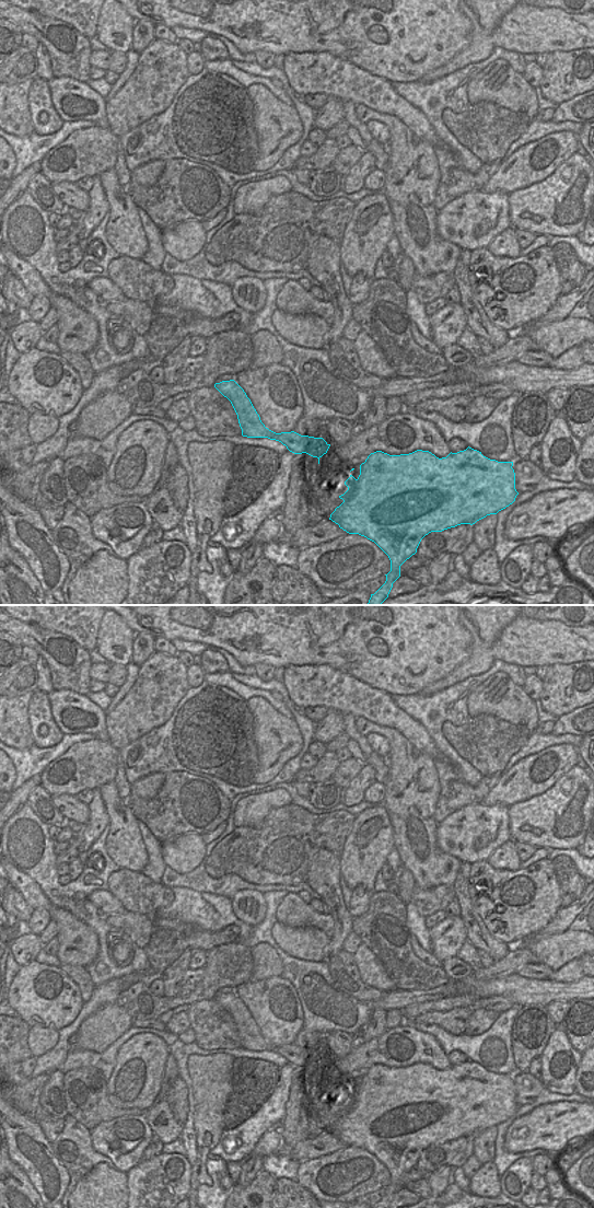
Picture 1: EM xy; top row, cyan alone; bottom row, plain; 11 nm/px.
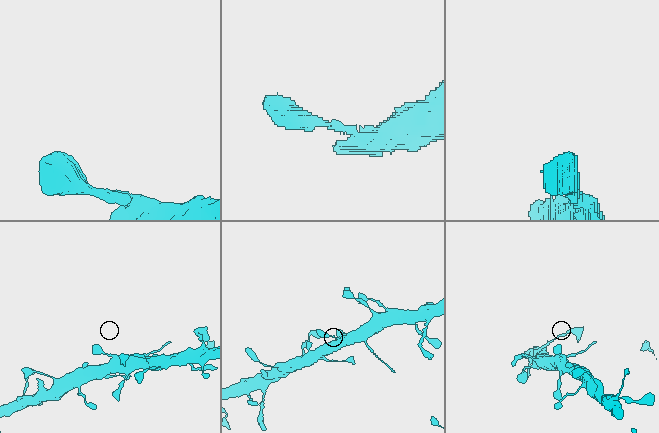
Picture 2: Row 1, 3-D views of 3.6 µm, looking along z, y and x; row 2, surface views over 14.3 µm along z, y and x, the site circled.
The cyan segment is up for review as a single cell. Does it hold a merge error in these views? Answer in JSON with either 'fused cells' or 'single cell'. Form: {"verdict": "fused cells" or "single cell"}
{"verdict": "fused cells"}

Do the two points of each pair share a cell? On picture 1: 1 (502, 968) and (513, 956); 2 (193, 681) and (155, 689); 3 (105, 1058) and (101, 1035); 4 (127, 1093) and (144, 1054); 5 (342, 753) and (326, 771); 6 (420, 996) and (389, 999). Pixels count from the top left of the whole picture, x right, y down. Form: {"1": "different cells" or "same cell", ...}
{"1": "same cell", "2": "different cells", "3": "different cells", "4": "same cell", "5": "different cells", "6": "same cell"}

